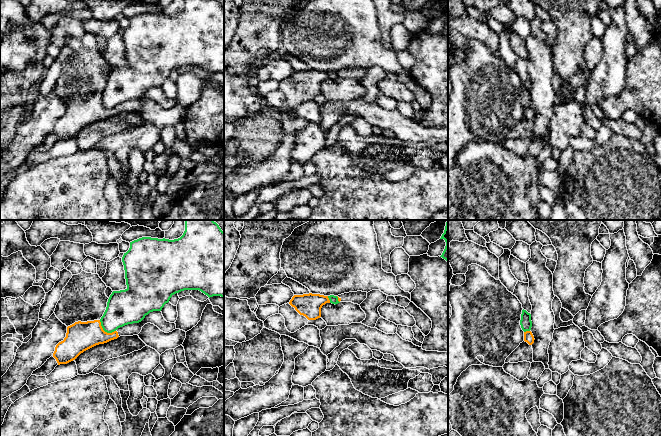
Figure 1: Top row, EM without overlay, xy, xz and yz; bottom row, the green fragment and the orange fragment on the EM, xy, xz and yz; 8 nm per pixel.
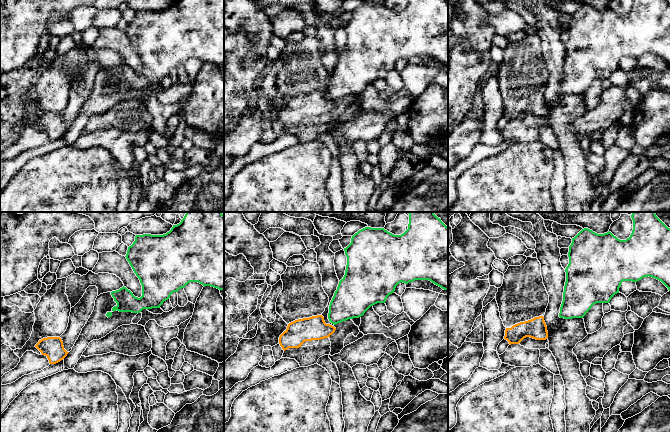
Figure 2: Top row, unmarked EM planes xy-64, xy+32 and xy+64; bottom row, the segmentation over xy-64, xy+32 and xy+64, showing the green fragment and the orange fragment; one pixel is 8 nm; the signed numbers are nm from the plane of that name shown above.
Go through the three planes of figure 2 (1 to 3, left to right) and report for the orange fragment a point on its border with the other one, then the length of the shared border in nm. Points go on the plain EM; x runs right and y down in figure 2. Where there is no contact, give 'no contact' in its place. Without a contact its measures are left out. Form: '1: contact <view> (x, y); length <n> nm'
1: no contact
2: no contact
3: no contact

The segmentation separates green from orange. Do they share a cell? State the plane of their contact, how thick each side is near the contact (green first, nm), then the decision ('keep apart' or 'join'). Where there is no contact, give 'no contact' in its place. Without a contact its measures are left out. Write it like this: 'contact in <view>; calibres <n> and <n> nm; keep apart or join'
contact in xy; calibres 280 and 240 nm; keep apart

